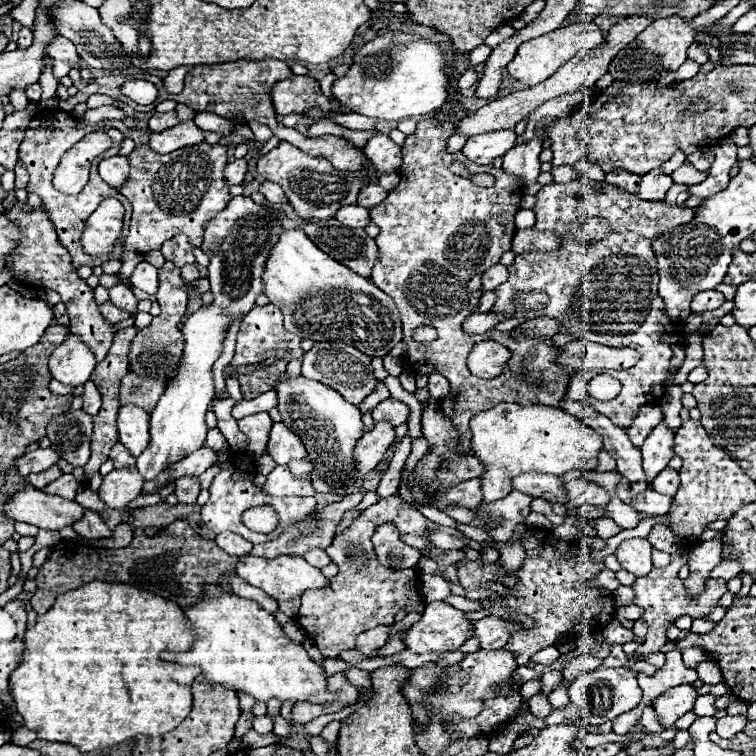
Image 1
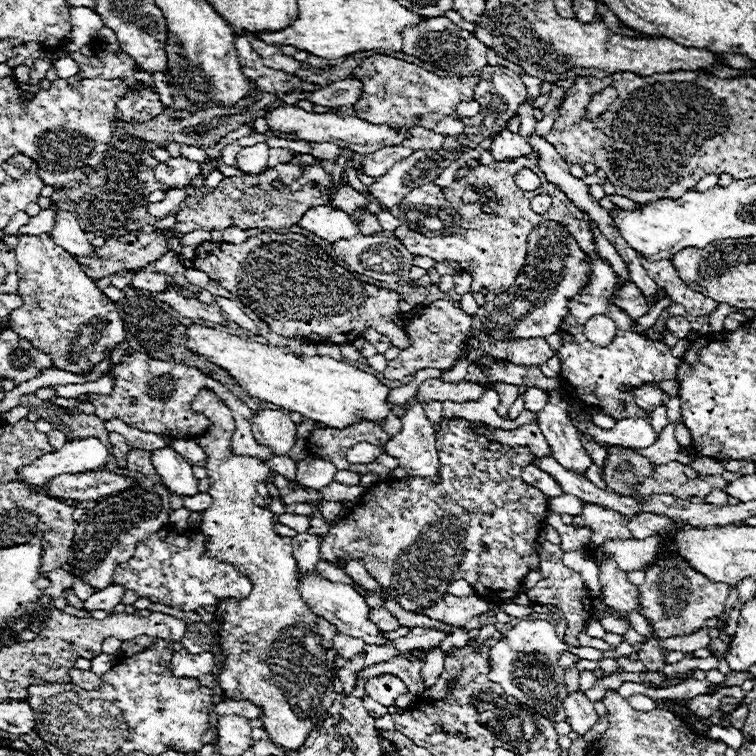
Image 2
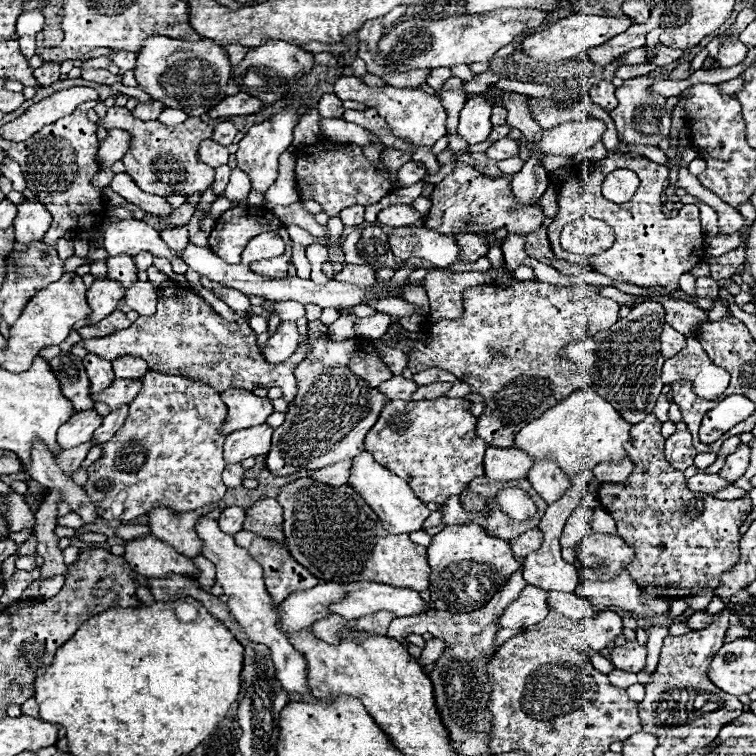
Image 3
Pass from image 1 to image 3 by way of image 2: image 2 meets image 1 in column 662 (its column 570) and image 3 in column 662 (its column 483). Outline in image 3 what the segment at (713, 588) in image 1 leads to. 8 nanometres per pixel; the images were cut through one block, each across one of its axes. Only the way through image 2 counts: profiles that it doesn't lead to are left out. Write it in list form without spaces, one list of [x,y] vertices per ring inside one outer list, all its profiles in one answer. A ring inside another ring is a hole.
[[[648,414],[642,422],[632,426],[630,442],[626,444],[628,456],[634,460],[636,468],[626,482],[602,482],[598,490],[598,500],[602,508],[614,518],[618,536],[624,538],[636,552],[634,560],[626,566],[630,578],[642,586],[644,590],[656,592],[662,598],[684,598],[694,592],[716,588],[720,584],[720,576],[732,570],[740,560],[740,524],[752,510],[750,496],[740,500],[718,500],[704,492],[692,492],[686,486],[686,478],[682,472],[672,468],[664,458],[664,442],[666,438],[660,434],[662,422]]]

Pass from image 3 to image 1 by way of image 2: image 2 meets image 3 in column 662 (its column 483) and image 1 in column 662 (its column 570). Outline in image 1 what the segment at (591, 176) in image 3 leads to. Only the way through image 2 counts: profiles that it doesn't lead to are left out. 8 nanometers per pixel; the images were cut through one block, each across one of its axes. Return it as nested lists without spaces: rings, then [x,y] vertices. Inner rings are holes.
[[[586,176],[576,178],[570,184],[546,184],[538,194],[536,194],[538,202],[532,208],[536,214],[536,224],[534,230],[538,232],[558,232],[562,236],[564,242],[560,242],[560,248],[556,252],[524,252],[520,256],[516,256],[514,264],[508,266],[510,278],[508,282],[504,282],[502,286],[498,286],[496,290],[496,302],[492,306],[492,314],[498,314],[500,320],[512,320],[512,318],[554,318],[560,322],[560,332],[562,334],[570,334],[574,340],[586,338],[590,342],[598,342],[604,346],[634,346],[634,350],[640,352],[640,360],[634,368],[630,370],[596,370],[596,374],[610,374],[612,378],[620,380],[622,384],[622,392],[608,402],[596,400],[590,396],[588,392],[588,382],[596,376],[596,374],[574,374],[574,378],[570,378],[570,390],[566,390],[566,398],[572,400],[580,400],[582,404],[588,404],[590,408],[594,408],[596,412],[608,416],[616,426],[626,428],[630,426],[630,422],[634,420],[634,414],[638,414],[638,406],[646,406],[646,404],[654,404],[658,400],[658,396],[648,396],[654,392],[656,386],[666,386],[670,380],[670,360],[672,360],[672,344],[682,344],[682,322],[678,328],[678,322],[670,320],[666,314],[666,306],[662,304],[662,298],[658,296],[658,266],[656,266],[656,258],[654,258],[654,250],[652,250],[652,242],[654,238],[658,238],[664,232],[674,230],[676,226],[682,226],[686,222],[690,222],[694,218],[694,210],[686,208],[686,206],[668,206],[666,202],[648,202],[648,200],[640,200],[634,194],[628,194],[620,188],[614,188],[606,182],[594,182]],[[576,218],[604,218],[610,222],[610,234],[608,238],[604,238],[598,244],[592,244],[592,248],[582,248],[580,244],[572,242],[568,238],[568,226],[576,220]],[[518,290],[544,290],[550,296],[550,302],[544,310],[536,310],[536,312],[524,312],[524,310],[516,310],[516,306],[512,304],[512,296]]]

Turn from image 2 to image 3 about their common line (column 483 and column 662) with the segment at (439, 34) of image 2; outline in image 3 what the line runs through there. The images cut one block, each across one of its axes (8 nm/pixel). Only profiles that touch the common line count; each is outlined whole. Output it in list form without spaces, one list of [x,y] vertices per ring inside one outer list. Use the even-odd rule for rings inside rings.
[[[656,44],[656,54],[650,58],[650,62],[660,68],[660,66],[668,66],[670,62],[678,60],[683,54],[682,50],[672,50],[672,48],[664,46],[664,44]]]

